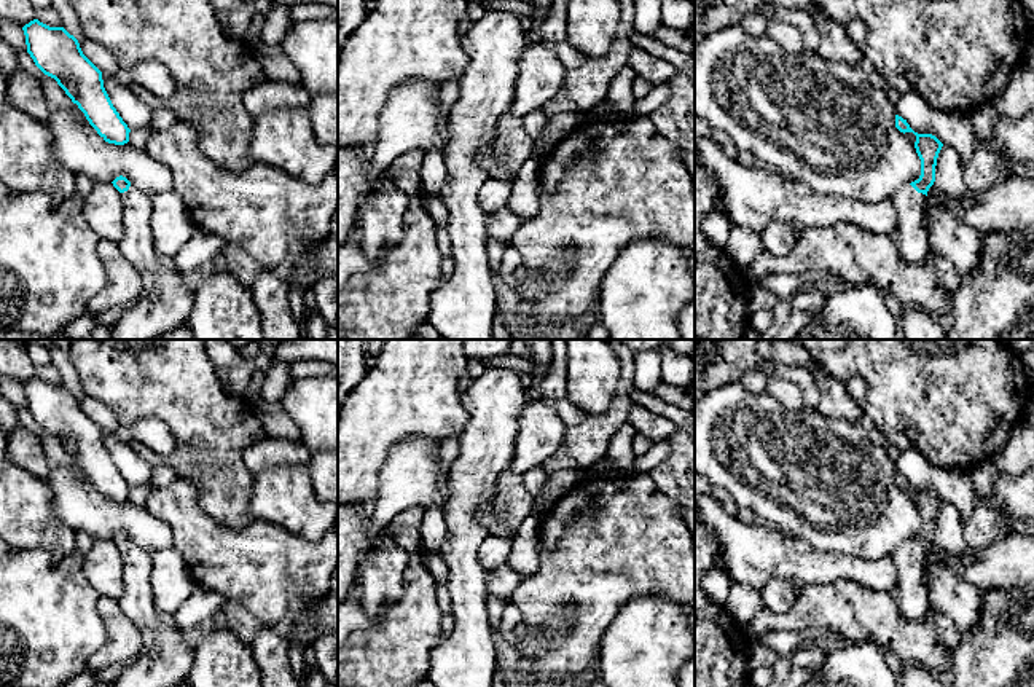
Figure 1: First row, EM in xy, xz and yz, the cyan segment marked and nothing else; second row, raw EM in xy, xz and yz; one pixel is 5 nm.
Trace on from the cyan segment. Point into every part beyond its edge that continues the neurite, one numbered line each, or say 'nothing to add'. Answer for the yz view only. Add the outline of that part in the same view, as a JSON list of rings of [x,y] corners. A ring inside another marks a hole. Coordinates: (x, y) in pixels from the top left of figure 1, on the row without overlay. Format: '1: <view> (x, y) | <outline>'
1: yz (910, 593) | [[[910,540],[903,542],[894,553],[899,567],[899,583],[892,591],[900,609],[908,618],[924,618],[932,615],[929,593],[924,588],[926,552],[918,550]]]

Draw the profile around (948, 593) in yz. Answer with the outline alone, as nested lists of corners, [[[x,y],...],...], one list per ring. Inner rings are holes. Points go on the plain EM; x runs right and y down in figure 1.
[[[935,564],[929,572],[932,614],[943,614],[964,634],[978,622],[981,591],[959,577],[950,566]]]

